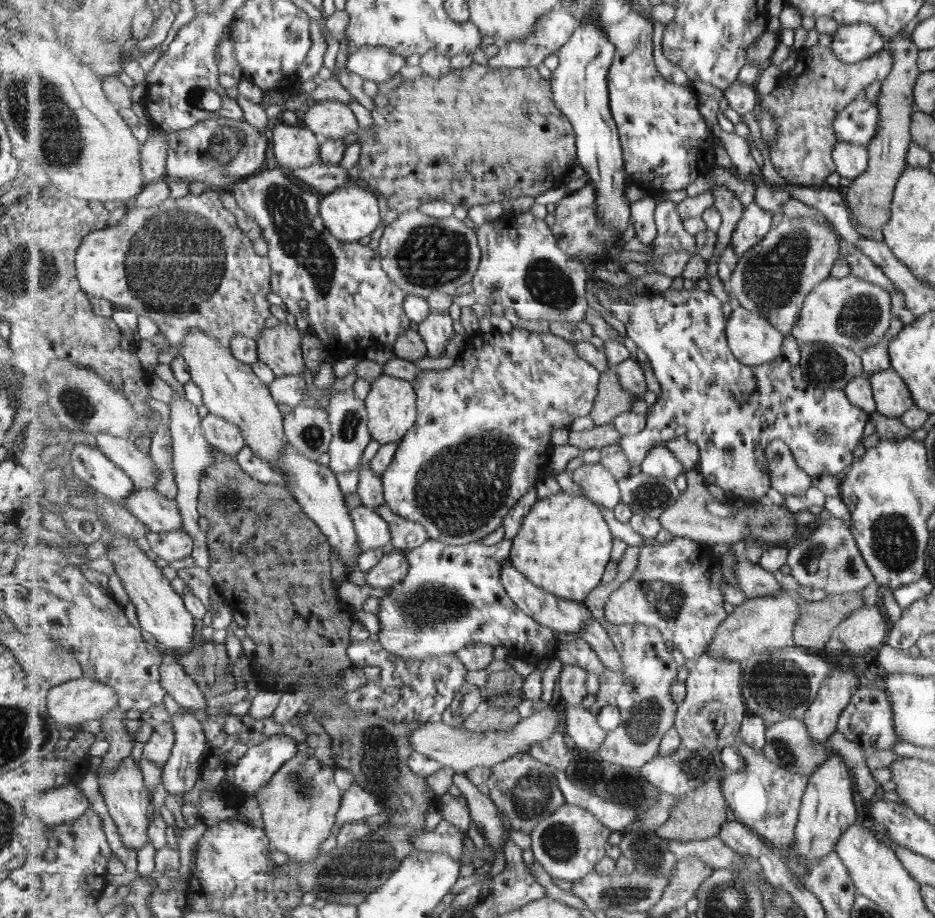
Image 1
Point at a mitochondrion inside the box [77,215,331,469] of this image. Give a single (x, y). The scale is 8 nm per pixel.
(311, 435)

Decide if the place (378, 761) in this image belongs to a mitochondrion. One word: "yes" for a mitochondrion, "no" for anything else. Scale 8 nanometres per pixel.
yes

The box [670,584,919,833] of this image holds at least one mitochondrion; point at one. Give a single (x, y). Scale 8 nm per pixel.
(780, 686)

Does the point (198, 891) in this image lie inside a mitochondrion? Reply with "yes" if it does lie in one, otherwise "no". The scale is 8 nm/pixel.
no

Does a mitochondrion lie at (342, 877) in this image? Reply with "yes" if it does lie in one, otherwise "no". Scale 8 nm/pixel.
yes

